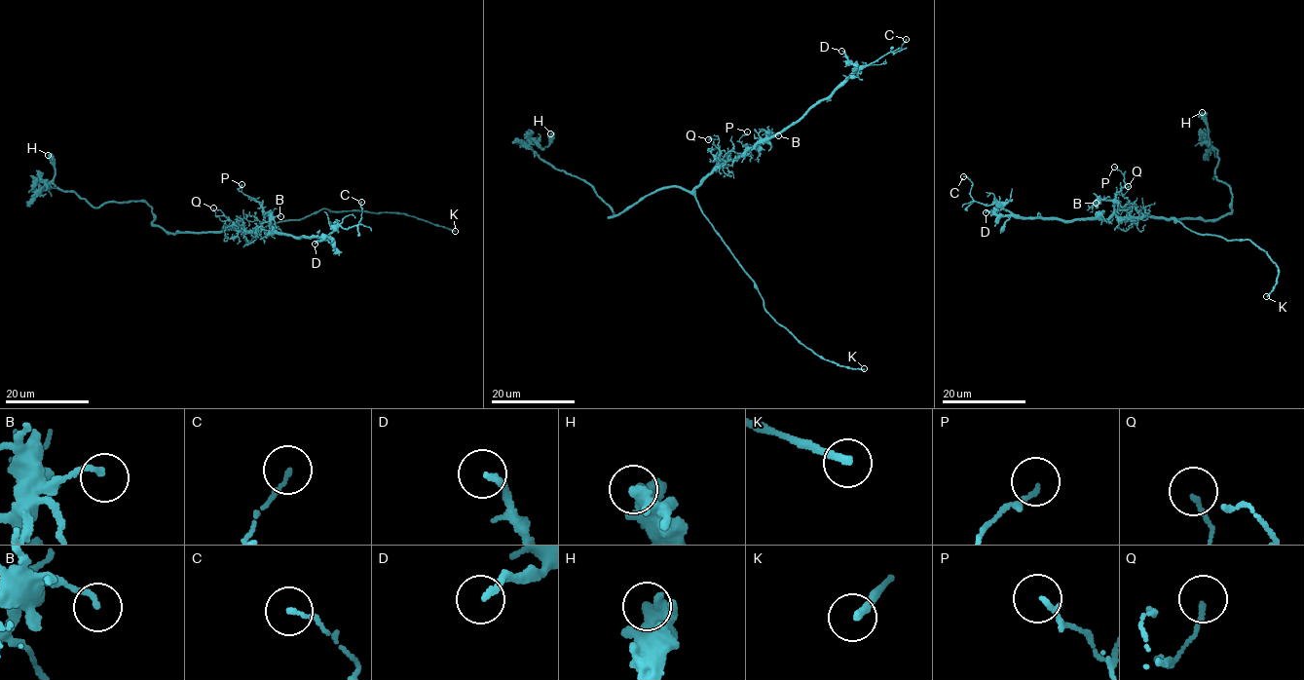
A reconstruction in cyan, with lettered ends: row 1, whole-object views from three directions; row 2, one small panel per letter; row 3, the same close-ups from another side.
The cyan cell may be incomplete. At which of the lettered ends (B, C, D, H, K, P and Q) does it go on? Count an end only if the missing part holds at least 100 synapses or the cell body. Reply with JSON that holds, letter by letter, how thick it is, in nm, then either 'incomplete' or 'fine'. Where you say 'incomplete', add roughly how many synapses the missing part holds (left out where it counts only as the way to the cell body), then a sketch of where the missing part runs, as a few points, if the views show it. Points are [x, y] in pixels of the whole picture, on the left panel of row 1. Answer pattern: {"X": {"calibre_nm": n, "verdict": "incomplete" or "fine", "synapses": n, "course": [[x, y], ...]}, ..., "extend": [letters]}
{"B": {"calibre_nm": 170, "verdict": "fine"}, "C": {"calibre_nm": 110, "verdict": "fine"}, "D": {"calibre_nm": 200, "verdict": "fine"}, "H": {"calibre_nm": 400, "verdict": "fine"}, "K": {"calibre_nm": 240, "verdict": "incomplete"}, "P": {"calibre_nm": 150, "verdict": "fine"}, "Q": {"calibre_nm": 130, "verdict": "fine"}, "extend": ["K"]}

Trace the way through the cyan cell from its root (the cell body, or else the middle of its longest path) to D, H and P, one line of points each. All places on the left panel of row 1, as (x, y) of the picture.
D: (223, 228), (253, 233), (260, 228), (267, 234), (331, 240), (326, 238), (315, 244)
H: (223, 228), (174, 233), (153, 224), (143, 201), (93, 207), (72, 192), (45, 189), (55, 174), (48, 155)
P: (223, 228), (255, 232), (263, 219), (261, 206), (239, 191), (242, 184)

